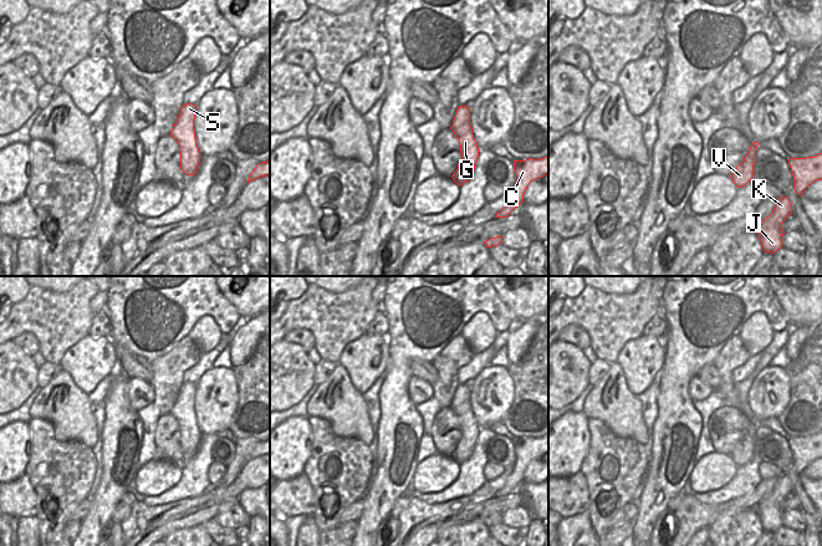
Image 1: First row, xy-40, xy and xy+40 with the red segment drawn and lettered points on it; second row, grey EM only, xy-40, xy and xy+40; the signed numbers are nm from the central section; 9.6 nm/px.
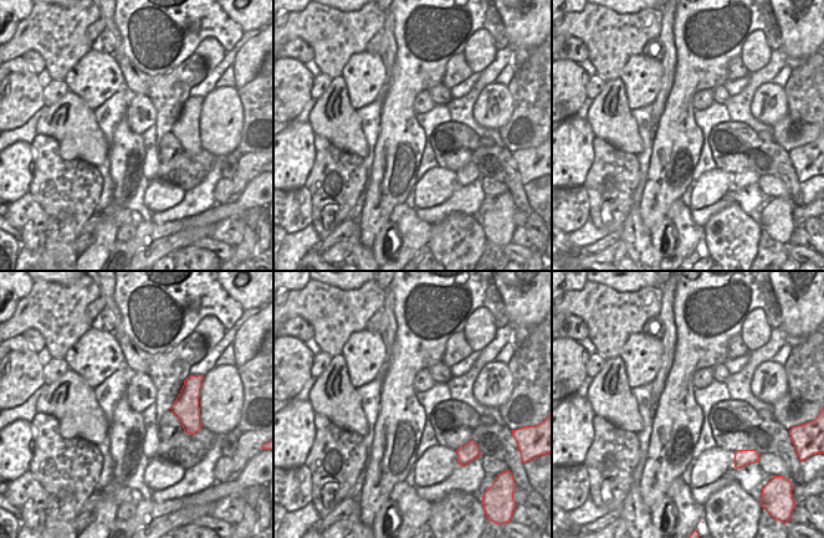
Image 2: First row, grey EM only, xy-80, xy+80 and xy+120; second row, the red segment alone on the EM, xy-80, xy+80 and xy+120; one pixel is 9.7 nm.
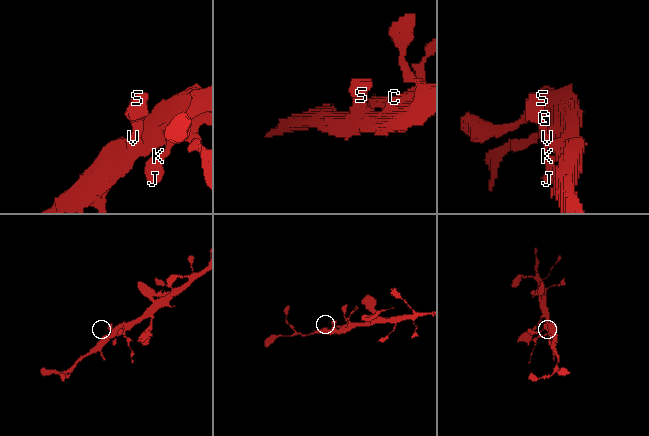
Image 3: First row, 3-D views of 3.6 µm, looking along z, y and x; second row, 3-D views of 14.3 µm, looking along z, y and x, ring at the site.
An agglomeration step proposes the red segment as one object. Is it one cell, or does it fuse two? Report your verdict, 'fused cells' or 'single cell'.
single cell

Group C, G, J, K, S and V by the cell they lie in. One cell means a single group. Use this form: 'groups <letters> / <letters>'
groups C G J K S V

